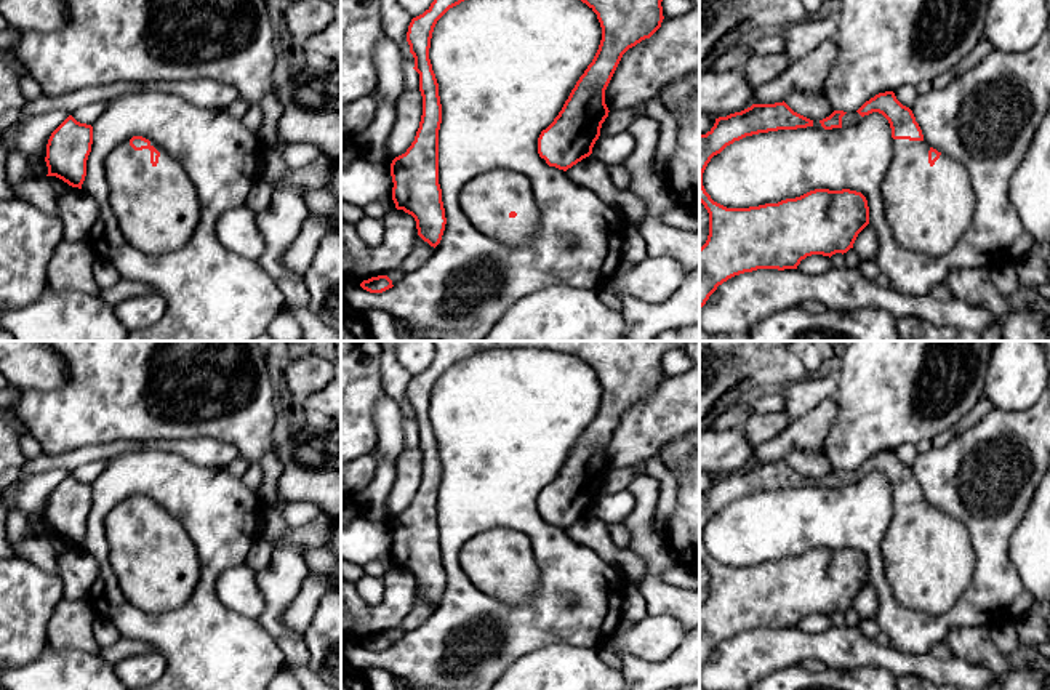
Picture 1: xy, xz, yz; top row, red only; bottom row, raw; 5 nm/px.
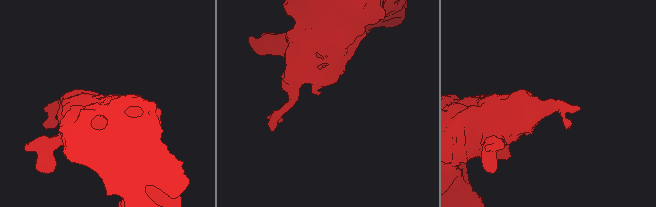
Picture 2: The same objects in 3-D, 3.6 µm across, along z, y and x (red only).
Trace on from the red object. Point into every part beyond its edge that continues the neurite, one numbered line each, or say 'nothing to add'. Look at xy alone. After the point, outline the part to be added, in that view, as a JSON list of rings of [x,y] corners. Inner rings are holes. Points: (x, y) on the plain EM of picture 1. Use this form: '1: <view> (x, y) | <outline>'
1: xy (157, 567) | [[[130,498],[117,504],[106,517],[106,538],[109,544],[109,562],[117,575],[123,596],[139,610],[160,615],[182,607],[197,589],[202,578],[198,554],[195,544],[187,536],[182,525],[168,514],[158,503],[150,501],[158,511],[158,522],[150,522],[150,509],[134,509]]]

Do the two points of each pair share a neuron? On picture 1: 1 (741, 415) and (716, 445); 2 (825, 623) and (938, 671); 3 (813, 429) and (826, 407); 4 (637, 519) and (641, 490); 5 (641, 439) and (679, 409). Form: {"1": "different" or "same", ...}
{"1": "different", "2": "different", "3": "same", "4": "same", "5": "same"}

